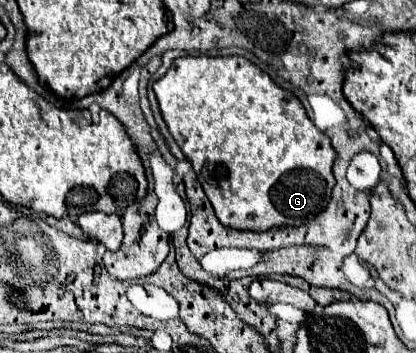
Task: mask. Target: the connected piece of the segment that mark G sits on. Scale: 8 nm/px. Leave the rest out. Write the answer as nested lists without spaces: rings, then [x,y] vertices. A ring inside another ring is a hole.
[[[183,56],[183,58],[175,58],[171,68],[167,70],[167,74],[153,84],[153,90],[157,94],[161,114],[169,126],[169,132],[173,134],[175,142],[183,150],[185,158],[193,164],[193,170],[201,182],[209,202],[213,204],[219,222],[223,222],[225,226],[231,226],[237,230],[257,230],[257,232],[265,232],[275,226],[301,226],[301,224],[307,224],[309,220],[313,220],[327,206],[327,202],[331,198],[331,190],[335,186],[335,176],[331,172],[331,166],[333,166],[333,160],[337,158],[329,136],[323,134],[309,120],[303,104],[299,102],[299,98],[293,92],[277,86],[269,78],[267,72],[263,72],[259,66],[255,66],[247,58],[243,58],[243,56],[217,56],[217,58],[213,58],[213,56]]]

